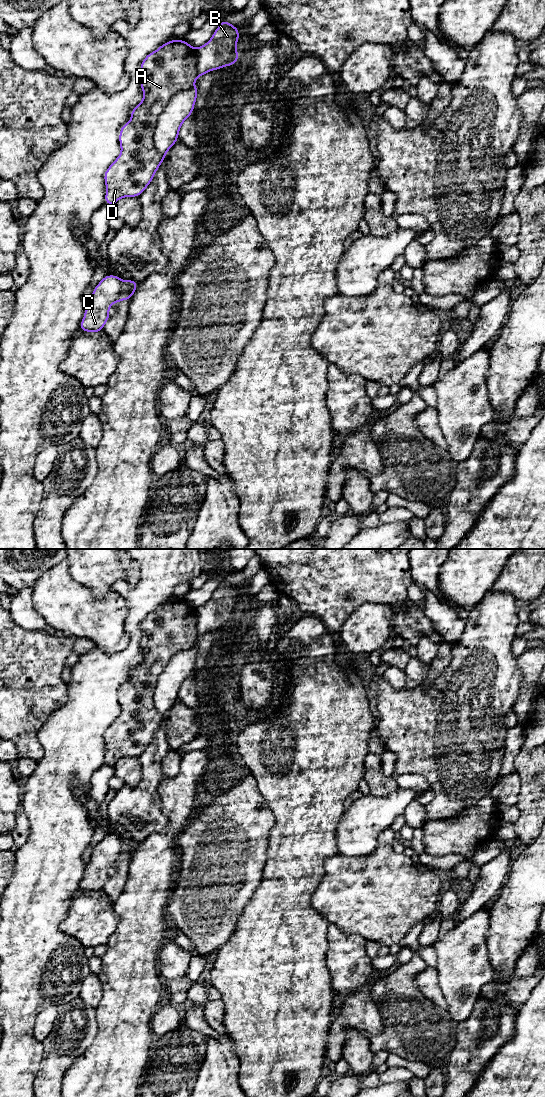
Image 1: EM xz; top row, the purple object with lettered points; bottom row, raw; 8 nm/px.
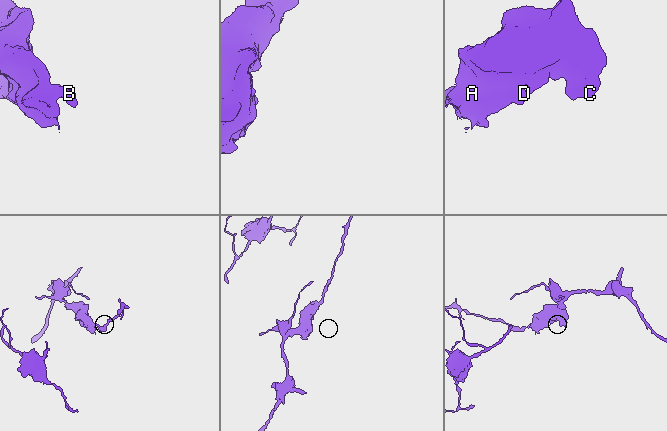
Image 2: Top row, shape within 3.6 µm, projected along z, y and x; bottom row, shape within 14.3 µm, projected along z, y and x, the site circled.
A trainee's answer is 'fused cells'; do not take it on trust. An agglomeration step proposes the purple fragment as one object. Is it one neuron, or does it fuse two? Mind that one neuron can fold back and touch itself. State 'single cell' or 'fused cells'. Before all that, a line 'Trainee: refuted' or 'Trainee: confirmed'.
Trainee: confirmed
fused cells

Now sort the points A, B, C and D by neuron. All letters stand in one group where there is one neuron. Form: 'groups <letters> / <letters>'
groups A C D / B

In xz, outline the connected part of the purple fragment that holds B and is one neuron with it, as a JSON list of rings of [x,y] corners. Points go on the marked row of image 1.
[[[223,19],[212,38],[196,48],[197,77],[234,65],[239,59],[239,53],[236,50],[239,38],[238,28]]]

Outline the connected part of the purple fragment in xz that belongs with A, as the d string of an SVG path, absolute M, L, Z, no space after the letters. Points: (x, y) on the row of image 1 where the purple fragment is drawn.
M173 39L149 53L141 62L140 68L143 72L140 86L144 98L131 111L130 122L121 126L119 133L121 153L104 173L106 185L104 200L106 204L113 206L123 197L140 196L152 182L154 174L164 161L165 155L159 154L153 144L154 127L170 98L194 86L197 78L196 49L183 39Z

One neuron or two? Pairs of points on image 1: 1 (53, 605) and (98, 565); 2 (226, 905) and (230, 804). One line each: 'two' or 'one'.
1: two
2: one

